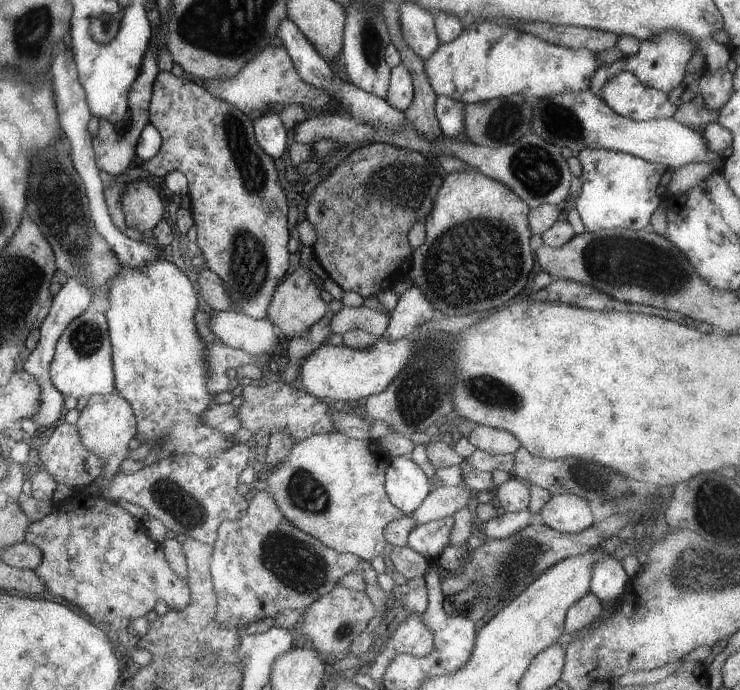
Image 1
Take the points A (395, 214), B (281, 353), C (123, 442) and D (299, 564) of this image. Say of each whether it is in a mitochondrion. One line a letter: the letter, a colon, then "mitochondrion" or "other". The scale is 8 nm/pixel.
A: other
B: other
C: other
D: mitochondrion

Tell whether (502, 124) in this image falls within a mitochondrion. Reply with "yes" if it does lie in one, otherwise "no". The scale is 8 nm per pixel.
yes

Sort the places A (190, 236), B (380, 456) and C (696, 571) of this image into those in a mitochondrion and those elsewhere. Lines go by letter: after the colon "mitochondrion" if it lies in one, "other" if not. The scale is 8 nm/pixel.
A: other
B: other
C: mitochondrion

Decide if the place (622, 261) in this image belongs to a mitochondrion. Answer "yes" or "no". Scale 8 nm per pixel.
yes

